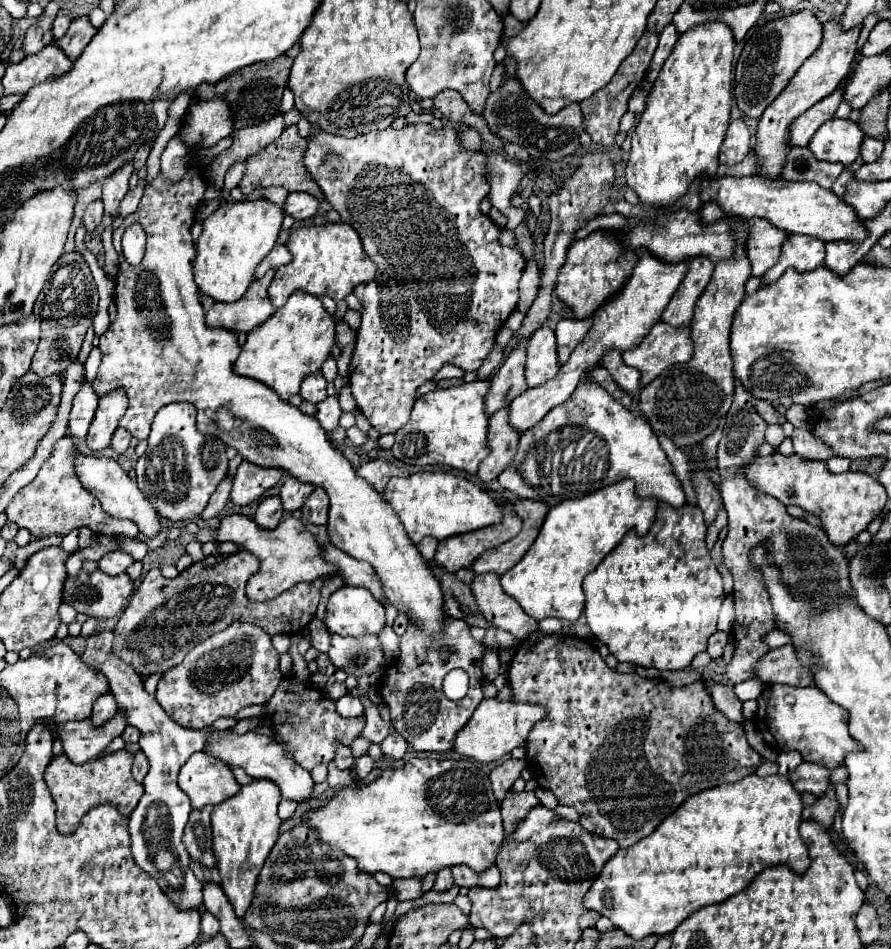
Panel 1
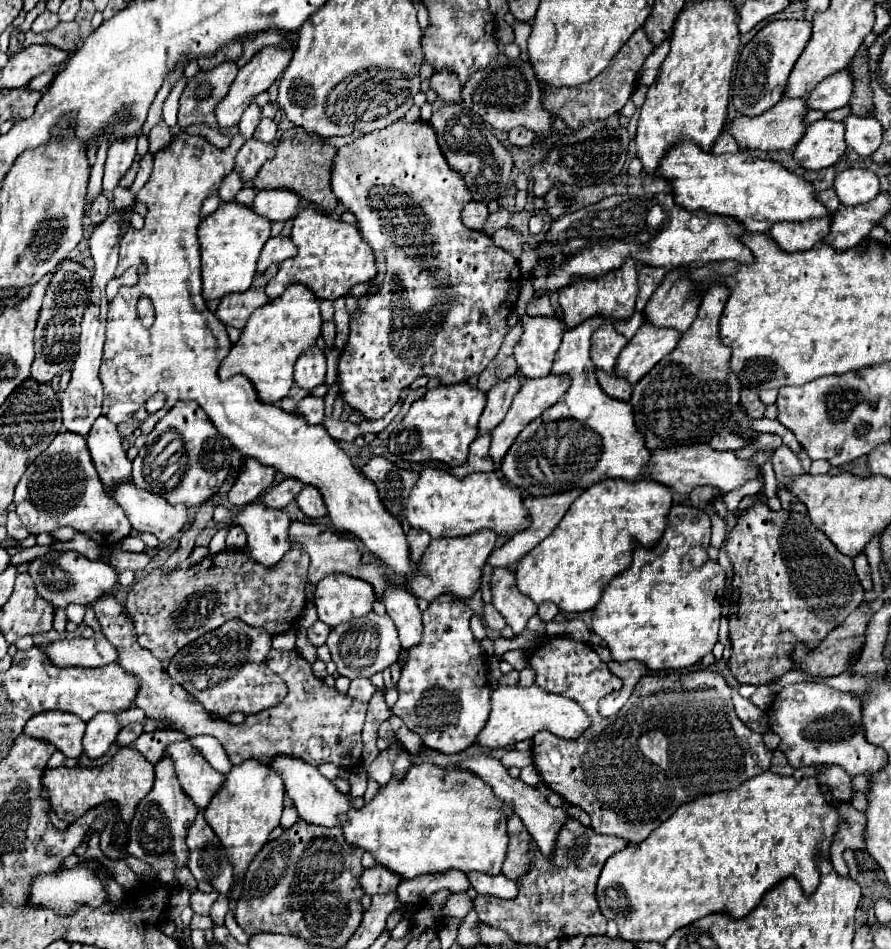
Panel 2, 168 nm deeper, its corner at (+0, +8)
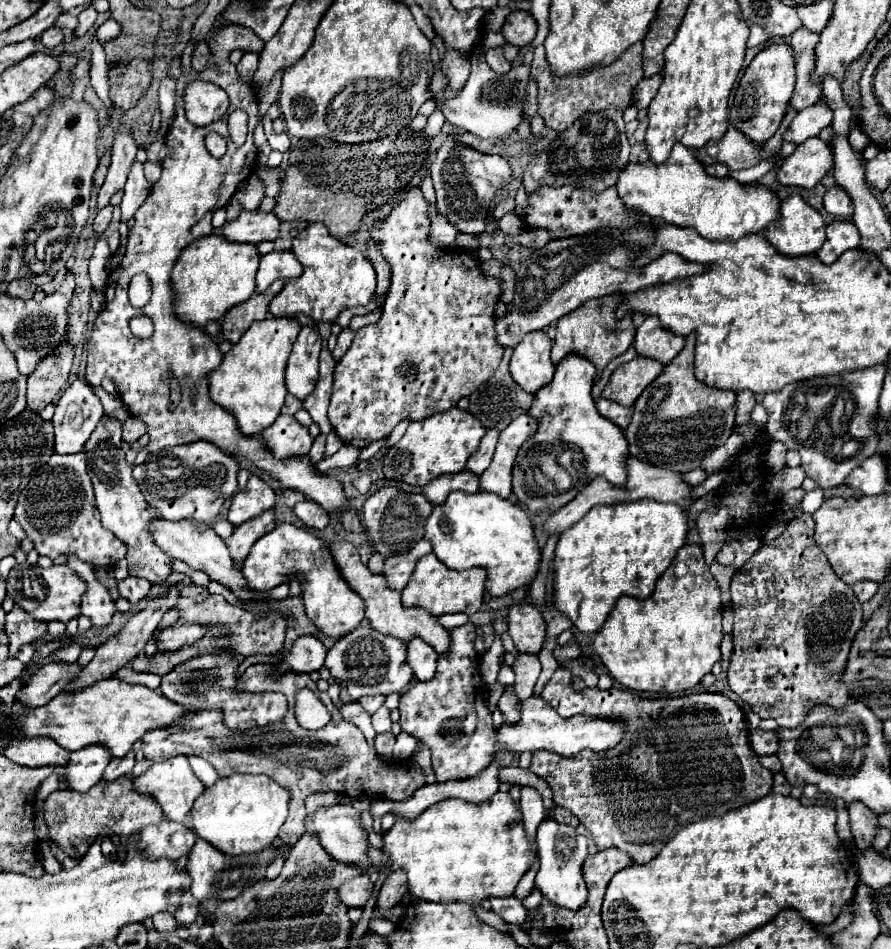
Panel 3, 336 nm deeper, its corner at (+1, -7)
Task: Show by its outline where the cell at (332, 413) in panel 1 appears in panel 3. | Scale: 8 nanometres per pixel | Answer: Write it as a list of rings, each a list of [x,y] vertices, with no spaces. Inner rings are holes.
[[[280,414],[276,422],[262,432],[262,438],[264,438],[264,446],[278,460],[306,456],[312,446],[308,428],[298,424],[294,416],[284,416],[284,414]]]

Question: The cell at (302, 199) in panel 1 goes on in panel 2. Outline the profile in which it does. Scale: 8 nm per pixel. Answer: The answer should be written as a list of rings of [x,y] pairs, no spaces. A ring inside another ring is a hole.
[[[273,189],[273,191],[259,191],[251,207],[269,217],[271,221],[287,221],[293,219],[299,211],[301,197],[289,189]]]

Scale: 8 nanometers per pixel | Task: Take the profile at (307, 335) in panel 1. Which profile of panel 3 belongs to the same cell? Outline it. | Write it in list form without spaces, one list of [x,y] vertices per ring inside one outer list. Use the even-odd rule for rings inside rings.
[[[266,318],[262,322],[252,324],[240,338],[238,344],[232,346],[228,354],[222,356],[222,364],[208,374],[208,392],[210,400],[224,410],[228,410],[236,418],[236,426],[244,436],[256,436],[264,428],[268,428],[278,416],[284,406],[286,398],[286,384],[284,384],[284,368],[286,360],[292,352],[292,344],[300,332],[300,324],[294,318]]]

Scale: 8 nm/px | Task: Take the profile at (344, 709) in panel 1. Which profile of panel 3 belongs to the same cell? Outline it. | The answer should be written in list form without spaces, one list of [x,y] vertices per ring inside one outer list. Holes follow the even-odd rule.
[[[378,694],[378,696],[364,696],[360,698],[360,706],[368,712],[368,714],[374,714],[382,704],[384,704],[386,696],[384,694]]]

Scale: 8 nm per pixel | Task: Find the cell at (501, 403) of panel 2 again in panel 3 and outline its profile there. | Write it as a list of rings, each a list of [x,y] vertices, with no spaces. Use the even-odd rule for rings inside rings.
[[[488,430],[486,436],[482,438],[480,442],[480,448],[474,456],[468,458],[466,462],[466,470],[470,470],[472,474],[480,476],[492,462],[492,456],[494,456],[494,448],[496,448],[496,442],[498,442],[498,432],[496,430]]]

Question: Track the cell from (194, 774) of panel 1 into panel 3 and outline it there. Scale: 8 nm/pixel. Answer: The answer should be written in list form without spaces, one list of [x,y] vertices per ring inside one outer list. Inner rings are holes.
[[[174,756],[174,758],[168,758],[164,762],[152,764],[148,768],[148,772],[144,772],[142,776],[132,778],[132,788],[138,794],[142,792],[146,796],[152,796],[160,804],[160,808],[162,808],[162,812],[168,820],[186,824],[186,820],[190,818],[192,804],[194,804],[196,796],[200,796],[200,790],[204,790],[204,784],[194,776],[186,756]]]

